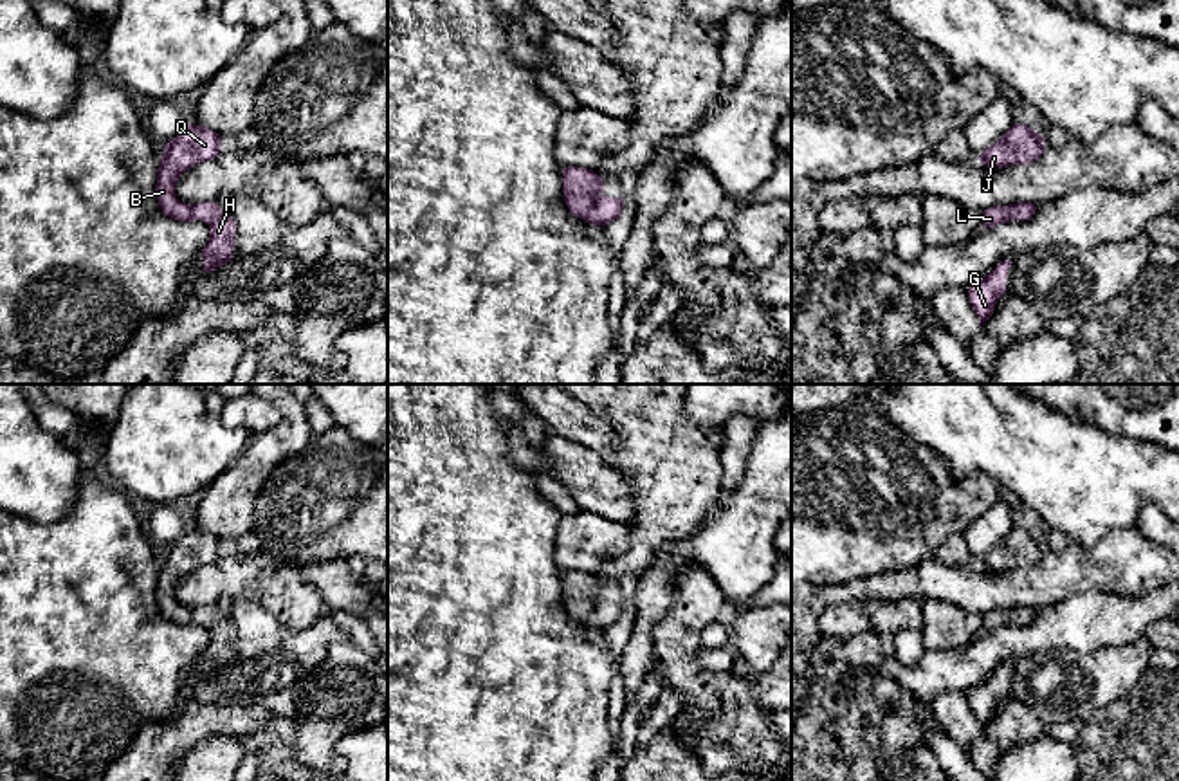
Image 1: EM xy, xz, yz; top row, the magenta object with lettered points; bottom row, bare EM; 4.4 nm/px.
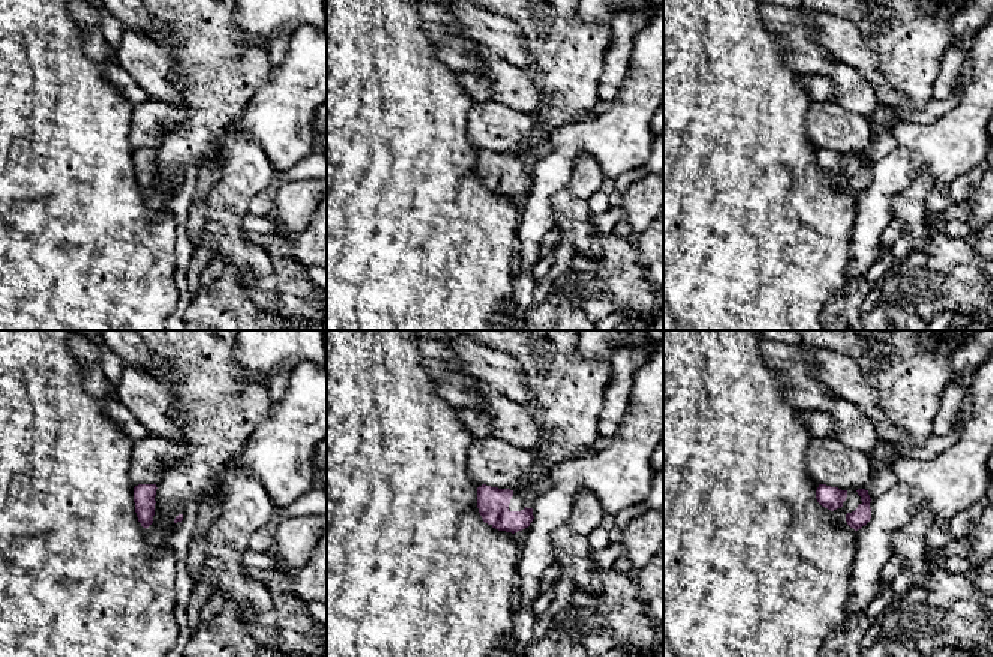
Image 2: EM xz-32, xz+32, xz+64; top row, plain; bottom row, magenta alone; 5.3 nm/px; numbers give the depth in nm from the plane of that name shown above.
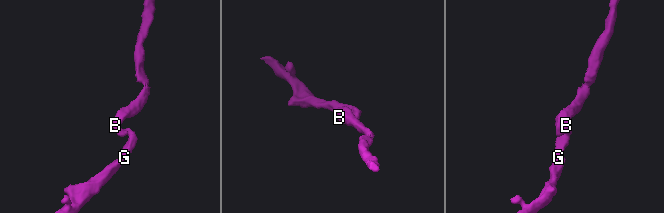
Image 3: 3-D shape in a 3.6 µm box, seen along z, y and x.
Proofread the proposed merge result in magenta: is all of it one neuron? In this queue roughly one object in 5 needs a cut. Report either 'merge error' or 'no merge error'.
no merge error

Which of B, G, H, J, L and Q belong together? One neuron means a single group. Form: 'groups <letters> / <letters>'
groups B G H J L Q

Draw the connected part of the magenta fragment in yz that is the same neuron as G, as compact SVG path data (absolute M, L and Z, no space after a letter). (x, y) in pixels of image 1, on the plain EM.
M1004 664L988 680L970 691L968 702L981 727L992 721L997 703L1006 698L1006 680L1010 671L1011 666Z

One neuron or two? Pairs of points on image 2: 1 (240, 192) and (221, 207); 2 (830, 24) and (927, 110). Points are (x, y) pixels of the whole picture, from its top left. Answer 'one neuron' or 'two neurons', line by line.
1: one neuron
2: one neuron

